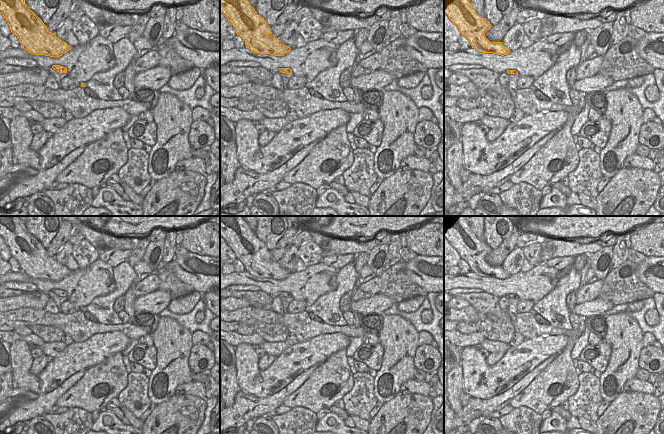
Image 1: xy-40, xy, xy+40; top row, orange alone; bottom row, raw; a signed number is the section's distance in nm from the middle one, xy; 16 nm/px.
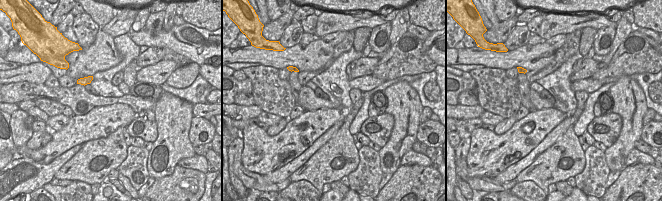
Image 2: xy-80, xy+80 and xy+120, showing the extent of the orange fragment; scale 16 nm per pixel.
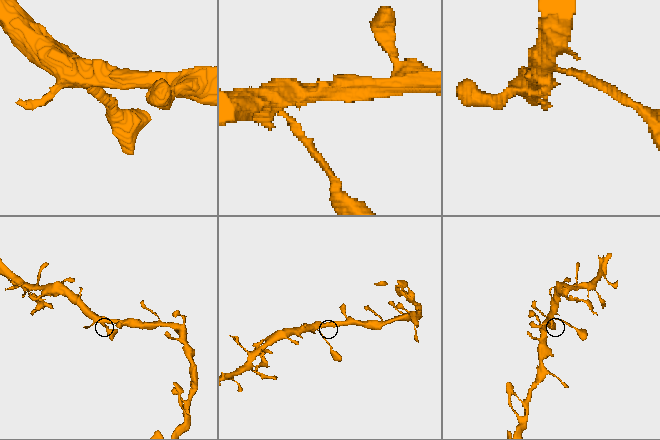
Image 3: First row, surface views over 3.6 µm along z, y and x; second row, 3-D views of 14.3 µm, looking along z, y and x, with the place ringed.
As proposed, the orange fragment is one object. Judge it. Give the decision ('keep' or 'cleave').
keep

